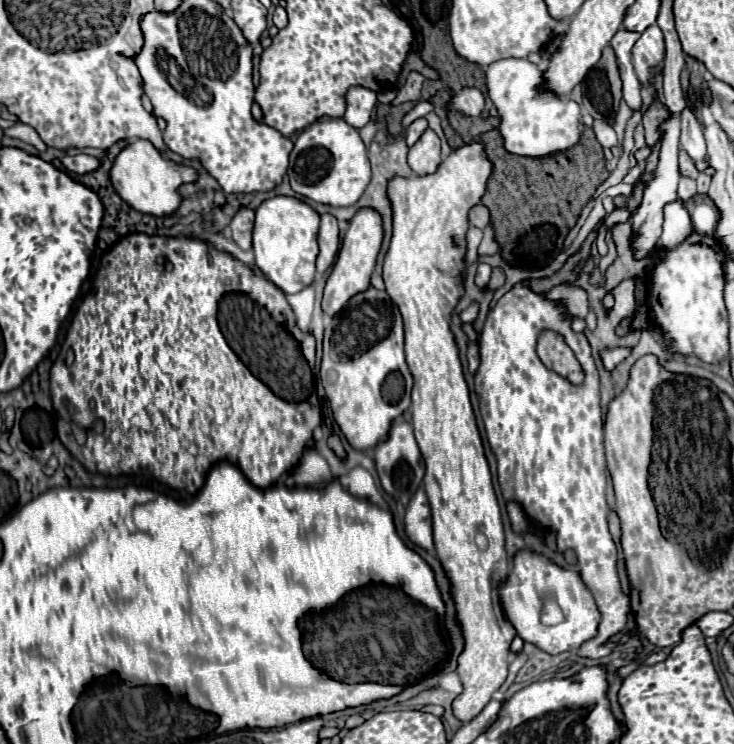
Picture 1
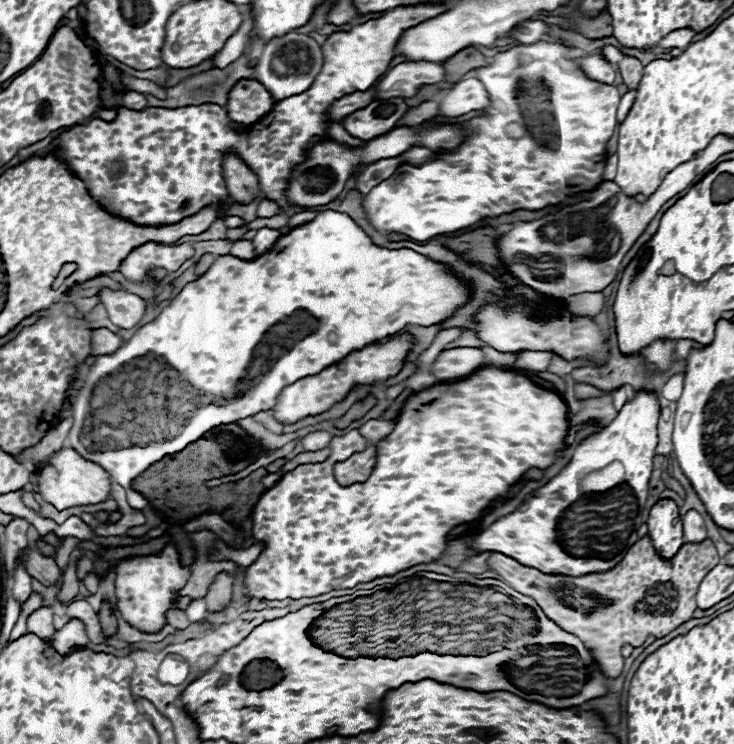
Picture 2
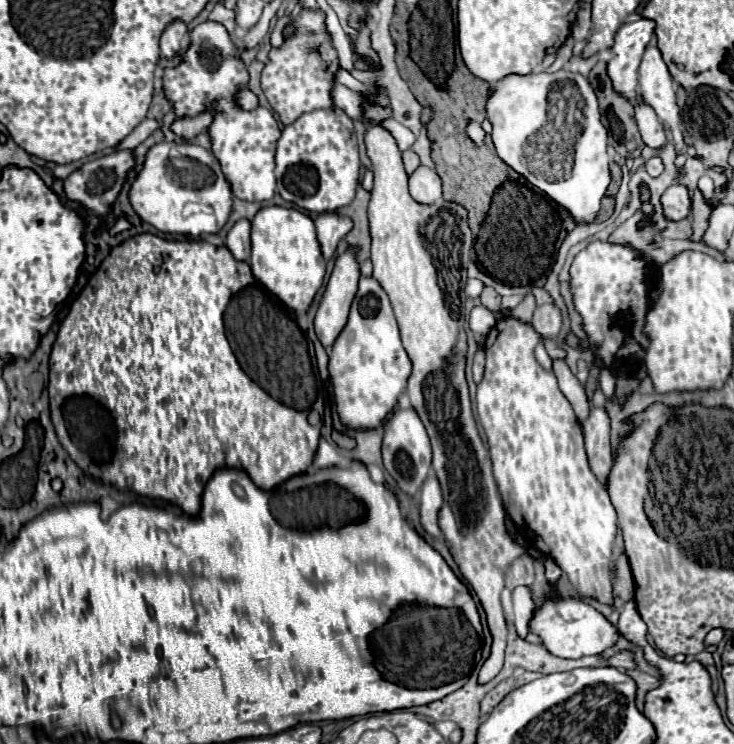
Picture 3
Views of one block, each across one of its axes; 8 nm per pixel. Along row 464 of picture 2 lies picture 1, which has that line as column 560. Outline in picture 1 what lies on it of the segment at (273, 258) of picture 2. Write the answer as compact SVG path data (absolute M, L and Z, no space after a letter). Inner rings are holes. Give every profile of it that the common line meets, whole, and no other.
M526 58L496 60L486 68L488 96L500 114L500 132L506 142L506 150L520 156L550 156L564 152L580 140L580 106L572 100L560 100L552 92L540 90L542 70Z

